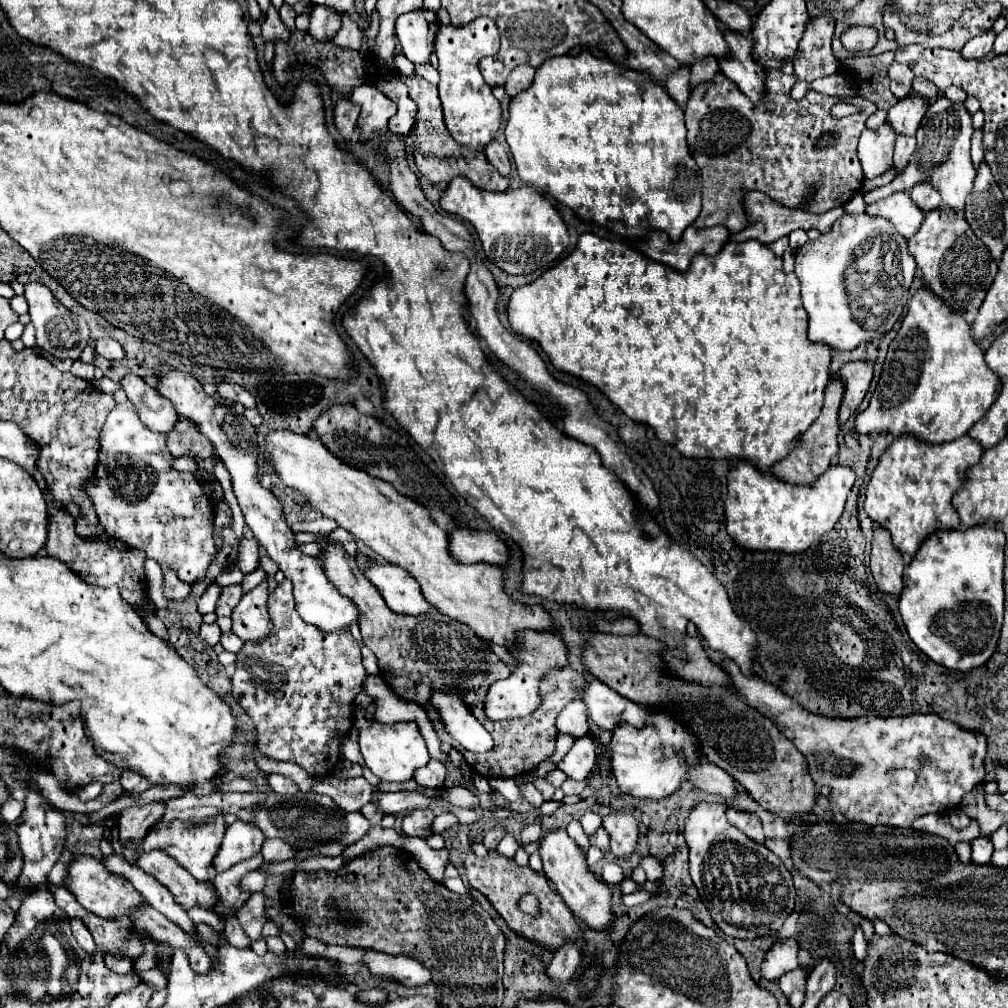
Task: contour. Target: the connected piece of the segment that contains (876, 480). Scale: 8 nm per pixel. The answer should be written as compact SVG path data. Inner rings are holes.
M913 434L897 436L881 454L867 484L867 516L891 532L893 546L901 554L913 556L921 542L935 530L959 528L961 520L951 498L959 490L967 468L977 464L981 454L983 446L971 436L963 436L955 442L943 442L943 446L931 446Z

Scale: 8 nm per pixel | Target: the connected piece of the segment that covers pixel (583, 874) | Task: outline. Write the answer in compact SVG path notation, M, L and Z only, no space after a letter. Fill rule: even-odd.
M557 828L557 830L553 830L553 832L543 836L539 854L543 858L545 876L553 882L555 890L565 900L565 904L573 910L573 914L579 920L583 920L591 930L611 932L611 924L613 924L613 918L615 918L613 916L613 908L611 908L613 892L599 876L595 876L589 870L583 850L569 838L565 828Z

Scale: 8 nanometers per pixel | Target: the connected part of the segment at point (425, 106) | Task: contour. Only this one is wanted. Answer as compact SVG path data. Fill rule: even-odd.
M395 72L395 80L401 80L403 84L407 84L409 88L409 96L411 100L417 104L417 116L415 116L415 138L407 138L411 142L411 150L413 150L413 160L417 170L431 182L439 184L439 182L451 182L455 176L465 176L467 180L471 180L475 186L483 188L483 190L493 190L493 192L505 192L509 188L509 180L505 176L501 176L499 172L495 172L495 168L491 164L487 164L485 152L483 150L473 150L473 148L463 148L461 144L457 144L445 122L443 122L443 112L441 112L441 102L437 96L437 86L429 84L425 78L421 76L405 76L401 72Z

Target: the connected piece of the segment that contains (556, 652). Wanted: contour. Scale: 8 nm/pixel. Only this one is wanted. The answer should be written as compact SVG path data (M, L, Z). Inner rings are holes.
M519 632L517 644L511 650L519 658L519 668L507 678L495 682L491 686L491 694L487 696L485 702L485 712L491 720L505 720L505 718L521 718L521 716L531 716L541 708L541 692L539 692L539 682L541 678L555 668L565 668L567 662L567 646L557 634L543 634L543 632Z

